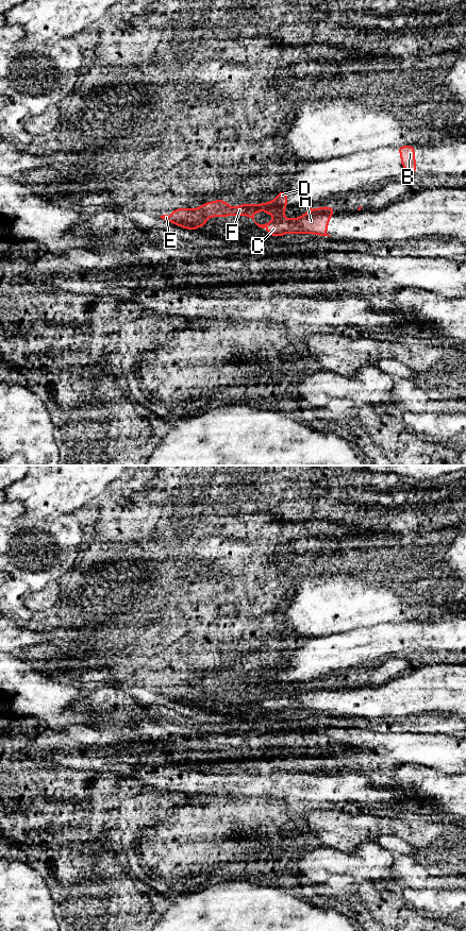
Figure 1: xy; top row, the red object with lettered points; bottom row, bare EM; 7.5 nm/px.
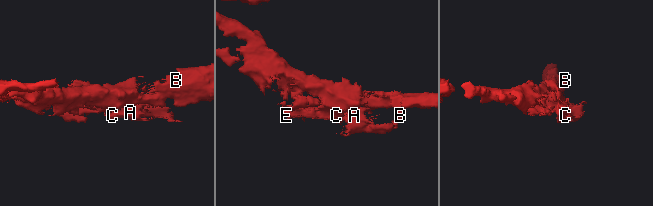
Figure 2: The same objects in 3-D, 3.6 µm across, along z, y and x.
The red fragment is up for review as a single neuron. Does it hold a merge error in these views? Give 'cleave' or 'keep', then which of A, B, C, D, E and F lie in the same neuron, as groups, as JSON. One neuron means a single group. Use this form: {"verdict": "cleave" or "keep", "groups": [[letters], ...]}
{"verdict": "cleave", "groups": [["A", "C", "F"], ["B", "D", "E"]]}

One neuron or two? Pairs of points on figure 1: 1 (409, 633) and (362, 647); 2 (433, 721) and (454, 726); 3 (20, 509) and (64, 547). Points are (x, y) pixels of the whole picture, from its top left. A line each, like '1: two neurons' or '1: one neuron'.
1: one neuron
2: one neuron
3: two neurons

